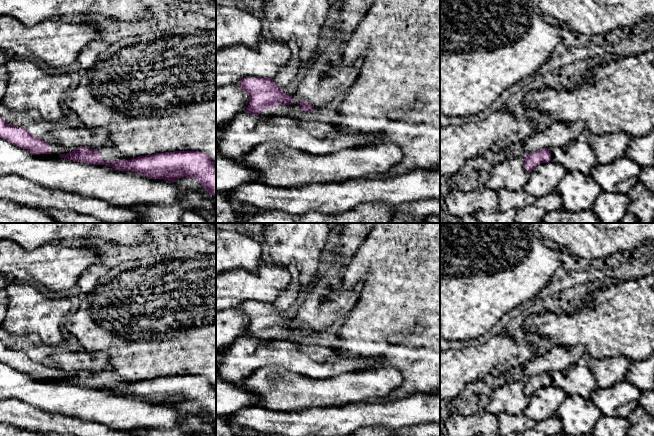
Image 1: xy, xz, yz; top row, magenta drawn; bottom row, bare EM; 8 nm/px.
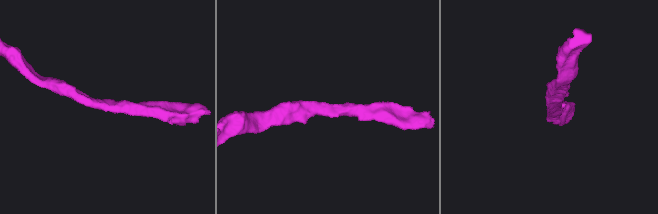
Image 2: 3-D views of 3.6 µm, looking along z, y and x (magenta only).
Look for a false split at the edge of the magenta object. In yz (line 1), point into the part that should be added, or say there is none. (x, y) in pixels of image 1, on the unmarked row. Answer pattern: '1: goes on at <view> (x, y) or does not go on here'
1: does not go on here

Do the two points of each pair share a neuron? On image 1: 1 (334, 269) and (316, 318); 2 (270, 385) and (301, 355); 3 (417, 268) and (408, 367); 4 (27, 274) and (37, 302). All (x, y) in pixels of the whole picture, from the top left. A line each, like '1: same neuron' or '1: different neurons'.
1: same neuron
2: different neurons
3: same neuron
4: different neurons

